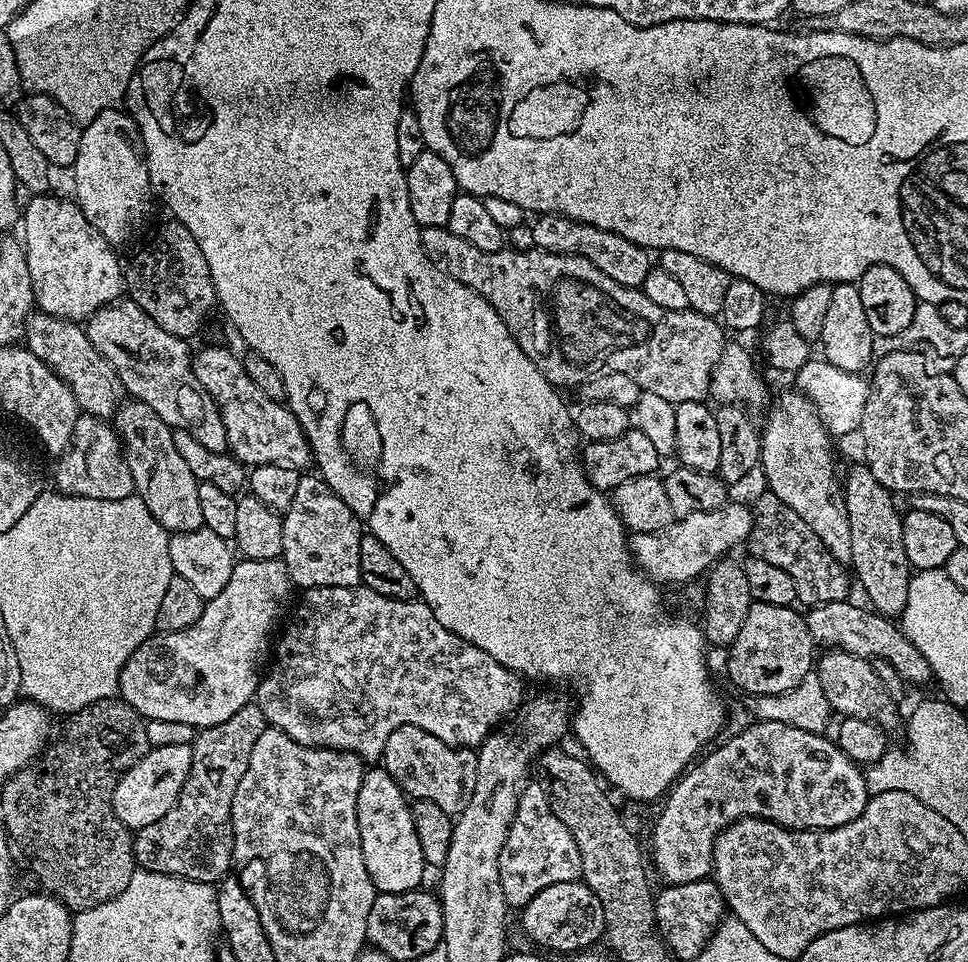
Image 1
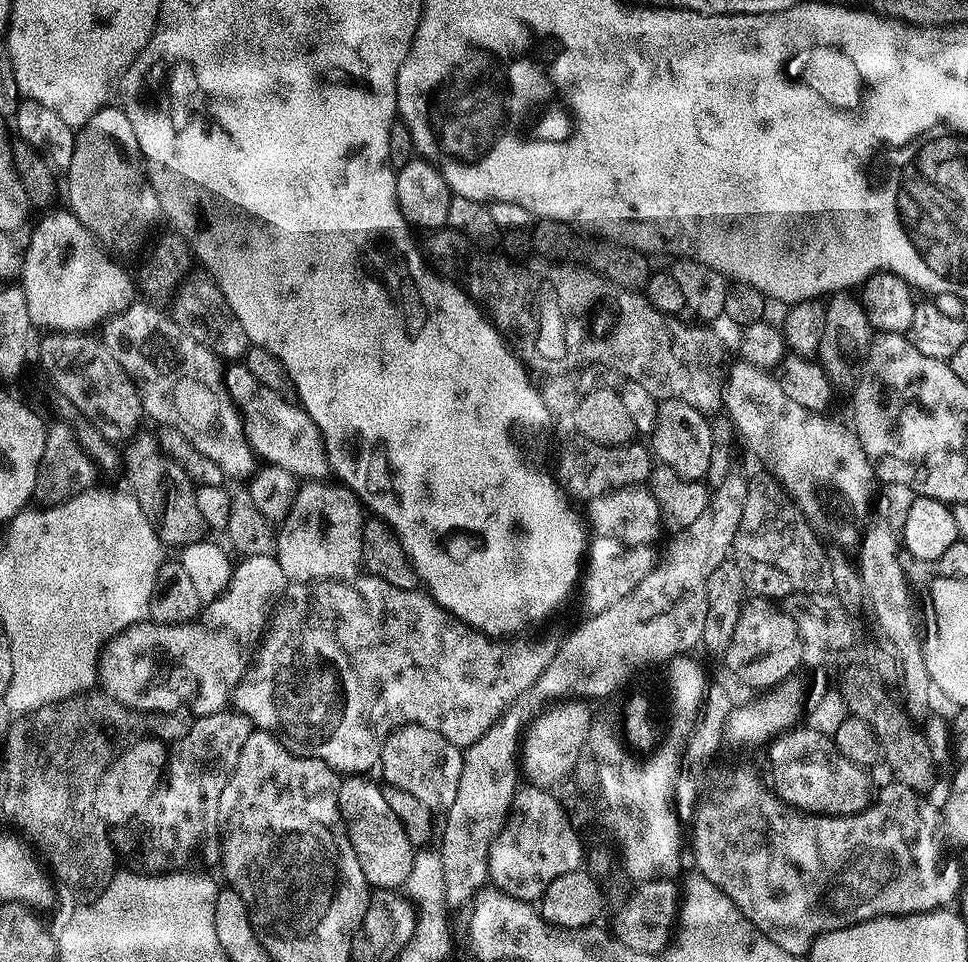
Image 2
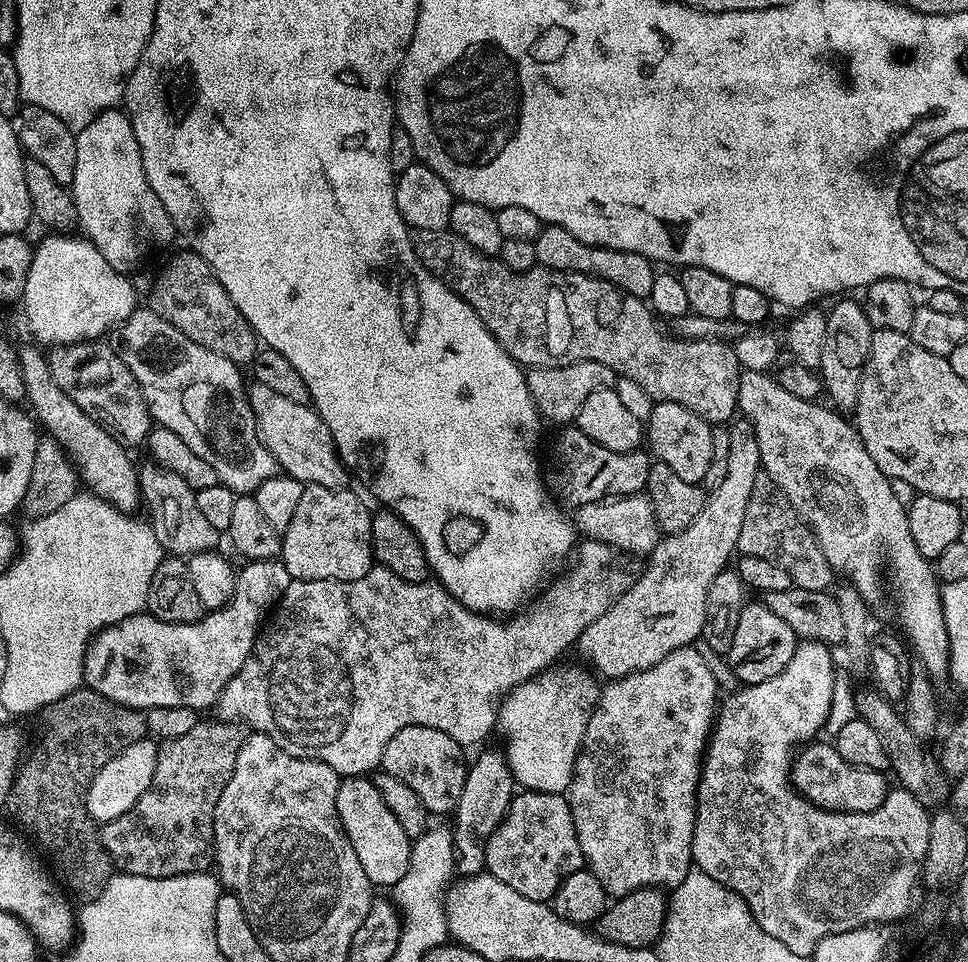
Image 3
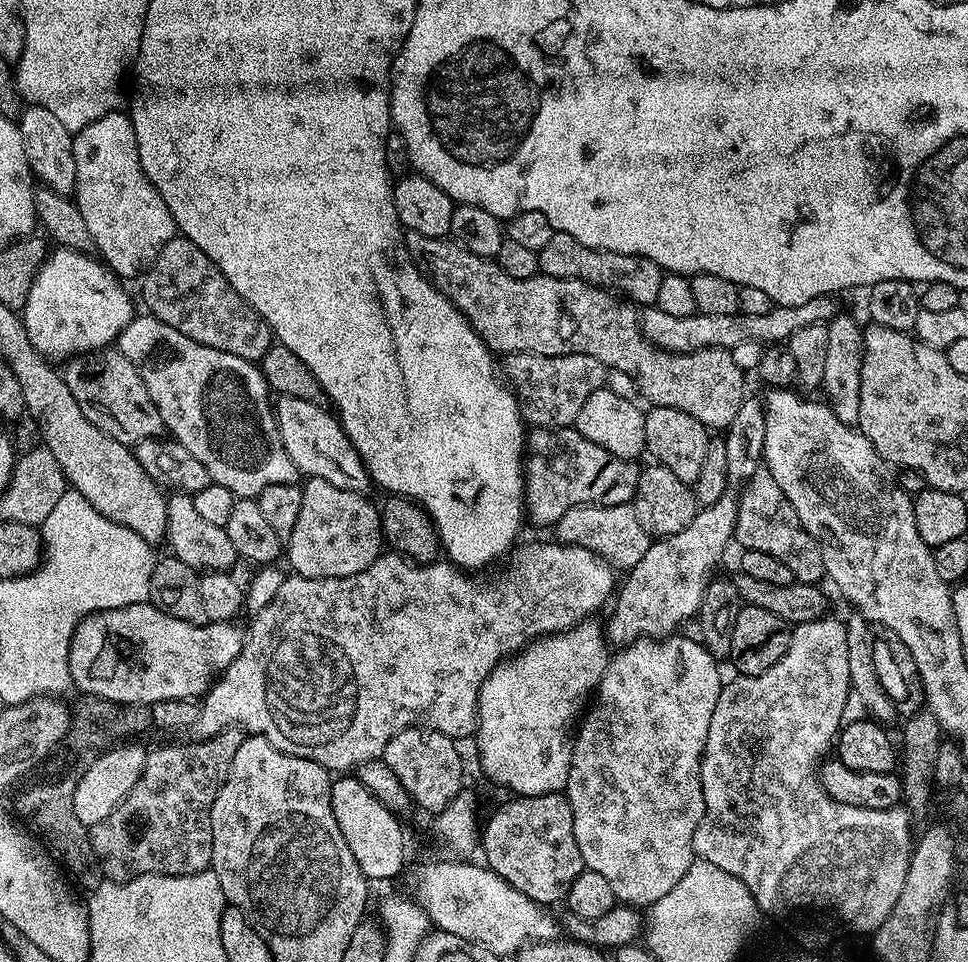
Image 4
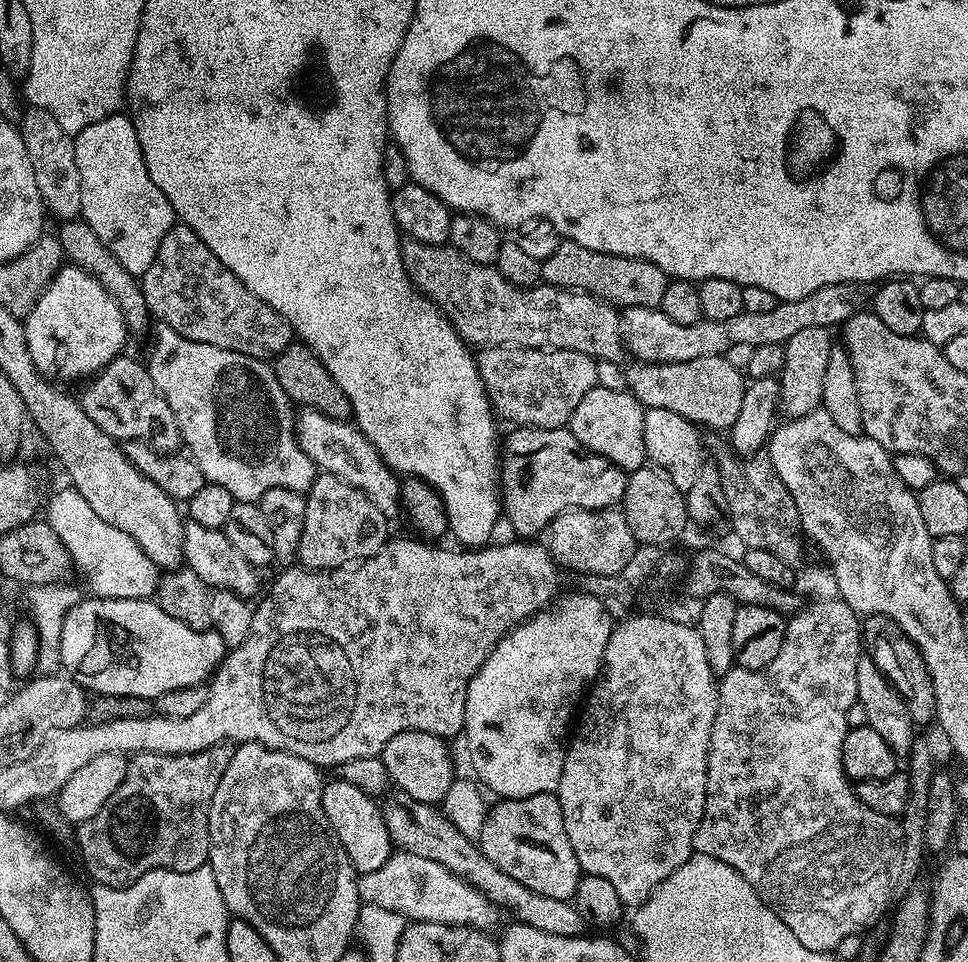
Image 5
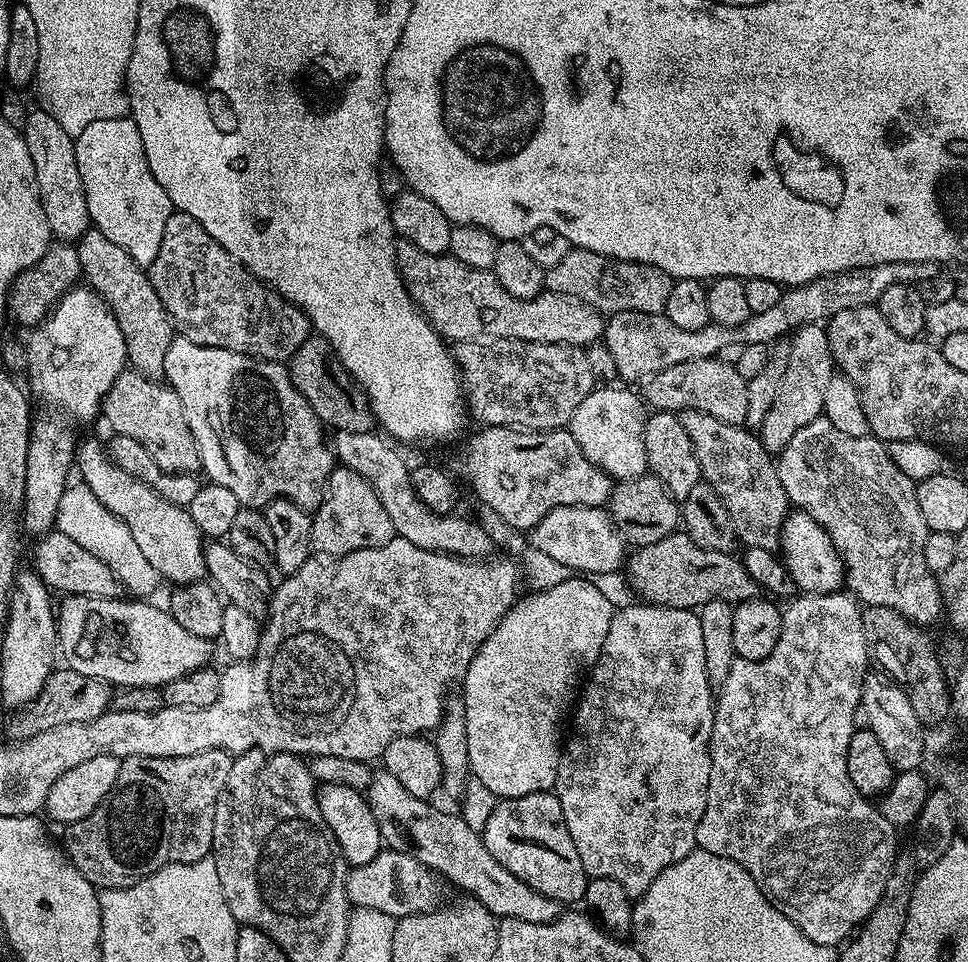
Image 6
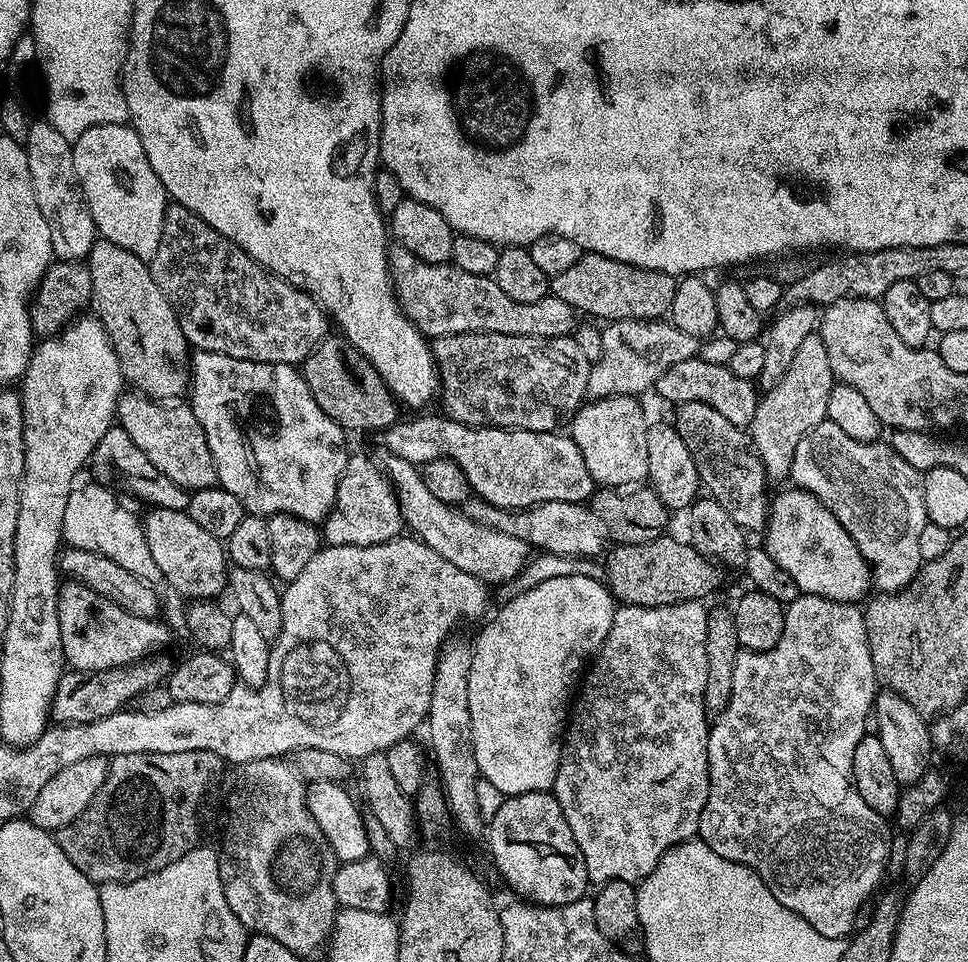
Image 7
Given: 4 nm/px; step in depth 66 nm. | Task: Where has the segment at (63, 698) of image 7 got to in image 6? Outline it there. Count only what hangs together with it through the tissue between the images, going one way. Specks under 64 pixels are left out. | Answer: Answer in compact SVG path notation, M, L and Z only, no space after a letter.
M60 666L48 675L42 690L32 699L31 704L13 711L16 713L8 724L8 732L12 735L13 741L23 742L54 726L97 720L102 713L109 711L111 704L108 703L111 700L113 703L113 685L102 682L98 678L86 678L86 674L78 674L70 667Z

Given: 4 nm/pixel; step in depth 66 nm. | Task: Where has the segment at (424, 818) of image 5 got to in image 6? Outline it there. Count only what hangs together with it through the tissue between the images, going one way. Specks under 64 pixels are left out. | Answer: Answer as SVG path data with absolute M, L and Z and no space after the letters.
M376 770L372 773L372 781L366 793L366 799L370 806L370 814L374 814L374 822L378 822L380 827L381 841L393 852L410 854L418 862L422 862L427 868L431 868L437 877L449 880L452 884L457 884L461 888L461 893L467 894L471 899L482 902L486 910L490 910L493 916L509 920L510 918L522 918L522 922L554 922L562 915L562 905L554 898L546 898L546 894L538 894L522 878L510 874L494 854L484 845L484 837L479 832L475 832L465 822L460 814L451 816L448 812L443 812L440 808L435 808L432 802L422 798L414 798L394 774L383 770Z

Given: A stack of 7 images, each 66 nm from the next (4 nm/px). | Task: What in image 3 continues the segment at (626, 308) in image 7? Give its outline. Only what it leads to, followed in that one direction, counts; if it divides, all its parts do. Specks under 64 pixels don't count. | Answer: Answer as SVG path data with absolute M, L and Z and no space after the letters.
M556 224L541 227L534 243L536 262L541 268L553 268L563 272L581 272L587 276L596 276L600 280L610 282L615 288L620 288L632 296L641 298L647 298L650 294L650 286L654 286L657 269L654 267L653 261L633 252L623 252L613 248L600 248L596 244L587 244L574 238L574 234L570 234Z

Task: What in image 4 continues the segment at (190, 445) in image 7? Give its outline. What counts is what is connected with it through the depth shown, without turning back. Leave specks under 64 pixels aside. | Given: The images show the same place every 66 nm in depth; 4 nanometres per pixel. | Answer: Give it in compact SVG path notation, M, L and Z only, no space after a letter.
M104 350L91 358L83 355L69 359L63 365L62 375L66 386L70 386L70 394L74 394L74 402L82 406L82 414L98 430L110 434L110 438L135 446L143 440L155 440L165 431L162 414L158 414L154 402L150 402L150 394L146 394L142 374L122 353Z

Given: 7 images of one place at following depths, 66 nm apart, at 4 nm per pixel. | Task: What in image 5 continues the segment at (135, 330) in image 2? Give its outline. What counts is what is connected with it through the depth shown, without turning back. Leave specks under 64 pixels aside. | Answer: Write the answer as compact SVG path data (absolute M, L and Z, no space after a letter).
M160 326L157 329L146 367L154 386L162 398L166 398L170 410L174 410L183 447L202 470L205 481L230 490L237 502L259 502L266 490L275 488L307 493L317 478L318 469L300 445L300 437L296 435L297 413L286 390L278 386L275 367L269 361L238 354L234 350L194 342L173 328Z

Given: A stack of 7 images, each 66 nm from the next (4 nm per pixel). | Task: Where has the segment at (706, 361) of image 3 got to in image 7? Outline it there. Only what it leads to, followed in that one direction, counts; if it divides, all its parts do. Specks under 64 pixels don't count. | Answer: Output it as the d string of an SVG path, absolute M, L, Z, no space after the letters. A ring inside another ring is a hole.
M393 243L388 249L388 262L396 300L404 309L404 316L414 322L425 337L458 335L463 332L530 335L542 338L567 336L573 331L574 310L562 298L549 294L538 302L514 302L506 298L491 276L479 276L462 270L451 262L431 264L422 262L406 246ZM699 358L670 366L670 370L666 370L666 374L656 380L654 392L662 399L669 400L672 406L686 402L706 402L706 406L714 406L718 414L724 415L731 424L742 429L751 425L758 399L758 388L753 381L738 378L738 374L731 372L727 364L715 364Z

